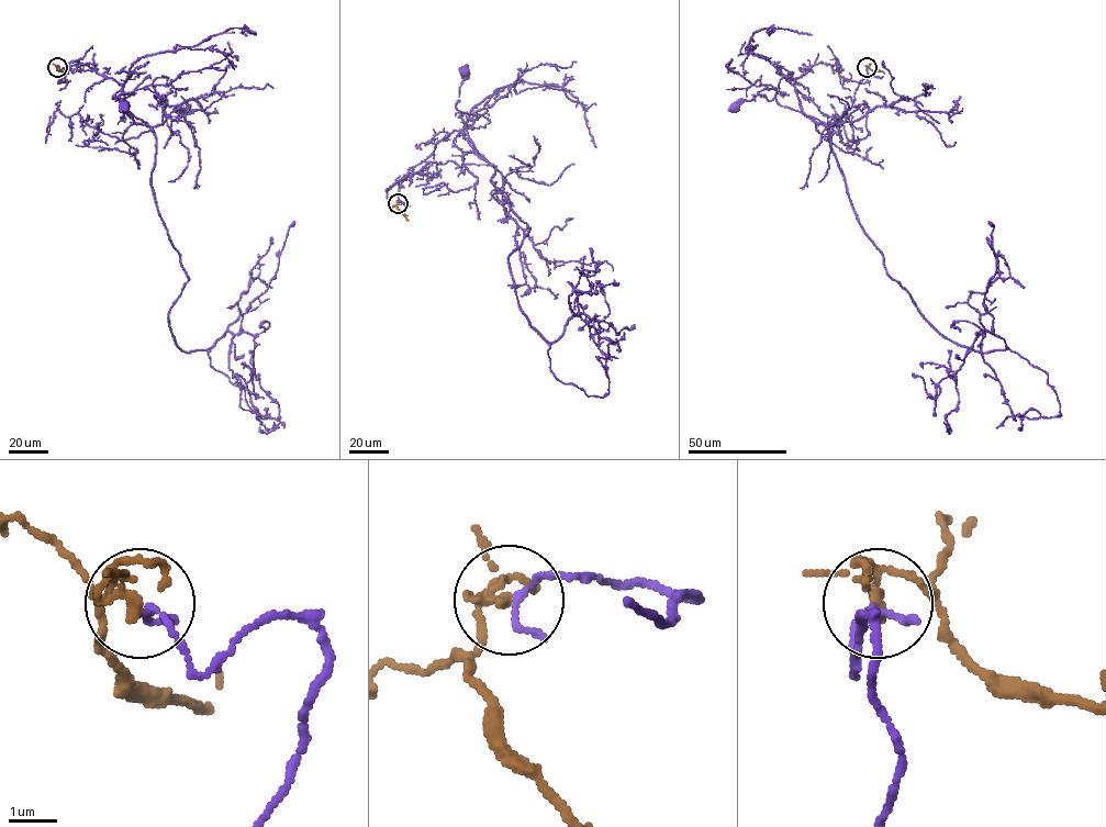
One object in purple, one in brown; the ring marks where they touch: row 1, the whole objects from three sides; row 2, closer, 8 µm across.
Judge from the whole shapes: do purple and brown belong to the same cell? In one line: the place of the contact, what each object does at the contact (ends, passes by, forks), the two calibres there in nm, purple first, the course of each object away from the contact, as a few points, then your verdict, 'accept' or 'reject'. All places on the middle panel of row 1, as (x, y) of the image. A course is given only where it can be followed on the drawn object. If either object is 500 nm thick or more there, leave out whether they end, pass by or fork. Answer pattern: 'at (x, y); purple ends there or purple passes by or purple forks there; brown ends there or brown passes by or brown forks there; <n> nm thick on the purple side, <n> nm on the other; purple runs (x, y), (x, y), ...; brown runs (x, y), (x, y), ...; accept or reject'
at (398, 203); purple ends there; brown forks there; 150 nm thick on the purple side, 130 nm on the other; purple runs (398, 202), (405, 203), (398, 196), (408, 169), (454, 131), (461, 131), (488, 161), (456, 107), (464, 70); brown runs (398, 203), (397, 209), (408, 220); reject

